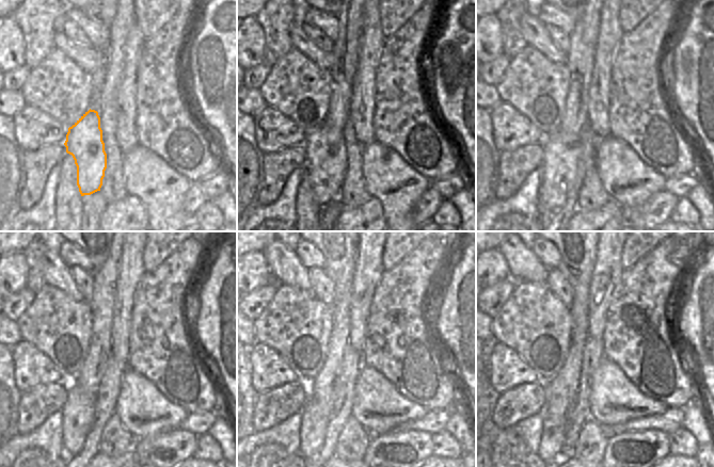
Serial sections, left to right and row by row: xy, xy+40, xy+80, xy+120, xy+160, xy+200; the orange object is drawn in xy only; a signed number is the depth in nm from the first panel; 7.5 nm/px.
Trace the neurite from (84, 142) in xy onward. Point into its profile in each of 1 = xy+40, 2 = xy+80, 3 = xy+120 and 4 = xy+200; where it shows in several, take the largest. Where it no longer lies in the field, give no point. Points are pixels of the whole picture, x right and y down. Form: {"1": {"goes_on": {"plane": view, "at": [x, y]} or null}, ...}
{"1": {"goes_on": {"plane": "xy+40", "at": [326, 164]}}, "2": {"goes_on": {"plane": "xy+80", "at": [559, 167]}}, "3": {"goes_on": {"plane": "xy+120", "at": [78, 413]}}, "4": {"goes_on": {"plane": "xy+200", "at": [552, 448]}}}

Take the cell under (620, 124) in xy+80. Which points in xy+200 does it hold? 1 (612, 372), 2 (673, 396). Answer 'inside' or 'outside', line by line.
1: outside
2: inside

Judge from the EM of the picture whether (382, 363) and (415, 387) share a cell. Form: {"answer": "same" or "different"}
{"answer": "same"}

